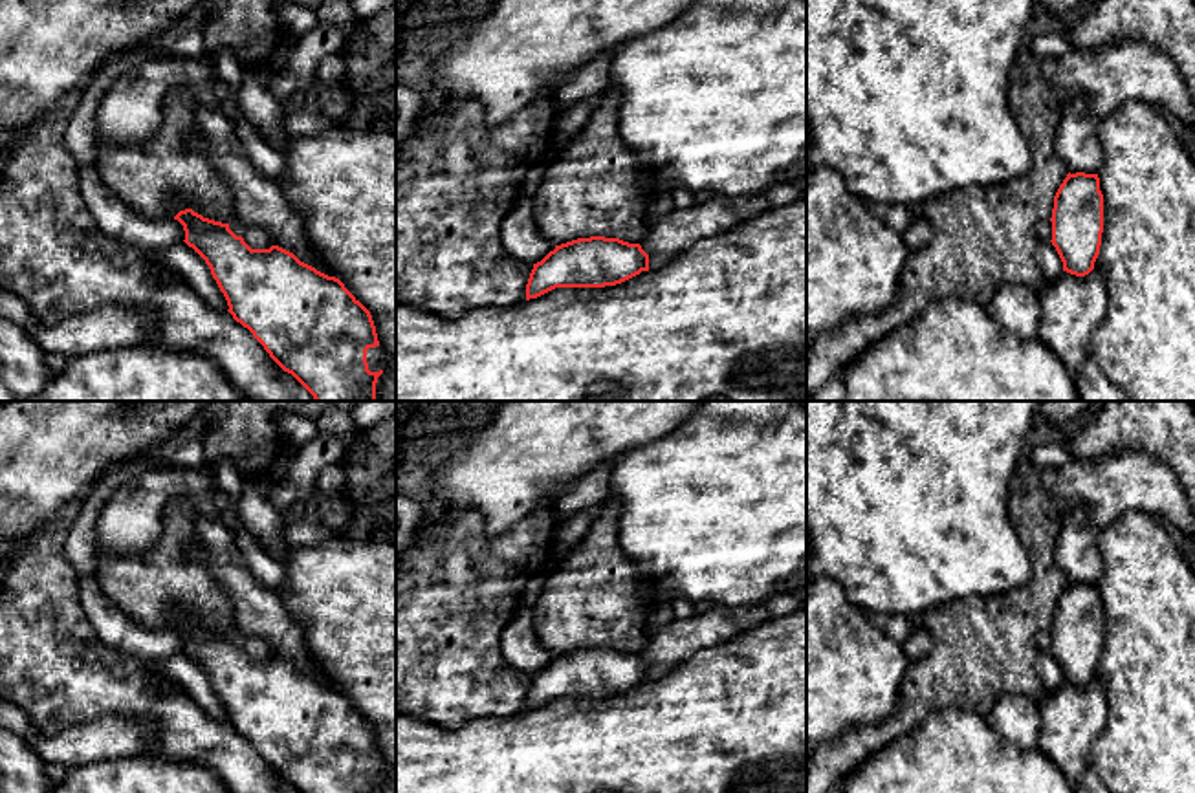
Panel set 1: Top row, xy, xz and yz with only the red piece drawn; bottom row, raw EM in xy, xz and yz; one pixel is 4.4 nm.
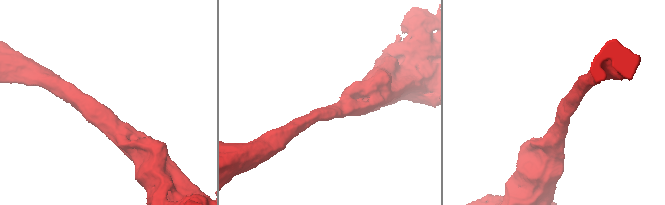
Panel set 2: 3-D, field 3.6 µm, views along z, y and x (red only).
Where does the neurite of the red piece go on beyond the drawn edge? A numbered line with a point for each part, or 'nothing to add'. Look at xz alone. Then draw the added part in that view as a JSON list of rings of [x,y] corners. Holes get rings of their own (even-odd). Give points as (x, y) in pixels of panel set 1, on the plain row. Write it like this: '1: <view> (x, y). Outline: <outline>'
nothing to add

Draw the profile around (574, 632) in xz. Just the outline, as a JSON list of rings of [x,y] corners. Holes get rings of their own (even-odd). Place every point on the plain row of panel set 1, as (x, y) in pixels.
[[[610,498],[596,509],[583,540],[546,571],[546,586],[530,612],[539,641],[555,656],[590,646],[641,654],[647,646],[645,623],[652,597],[634,562],[619,548],[618,520],[619,502]]]

